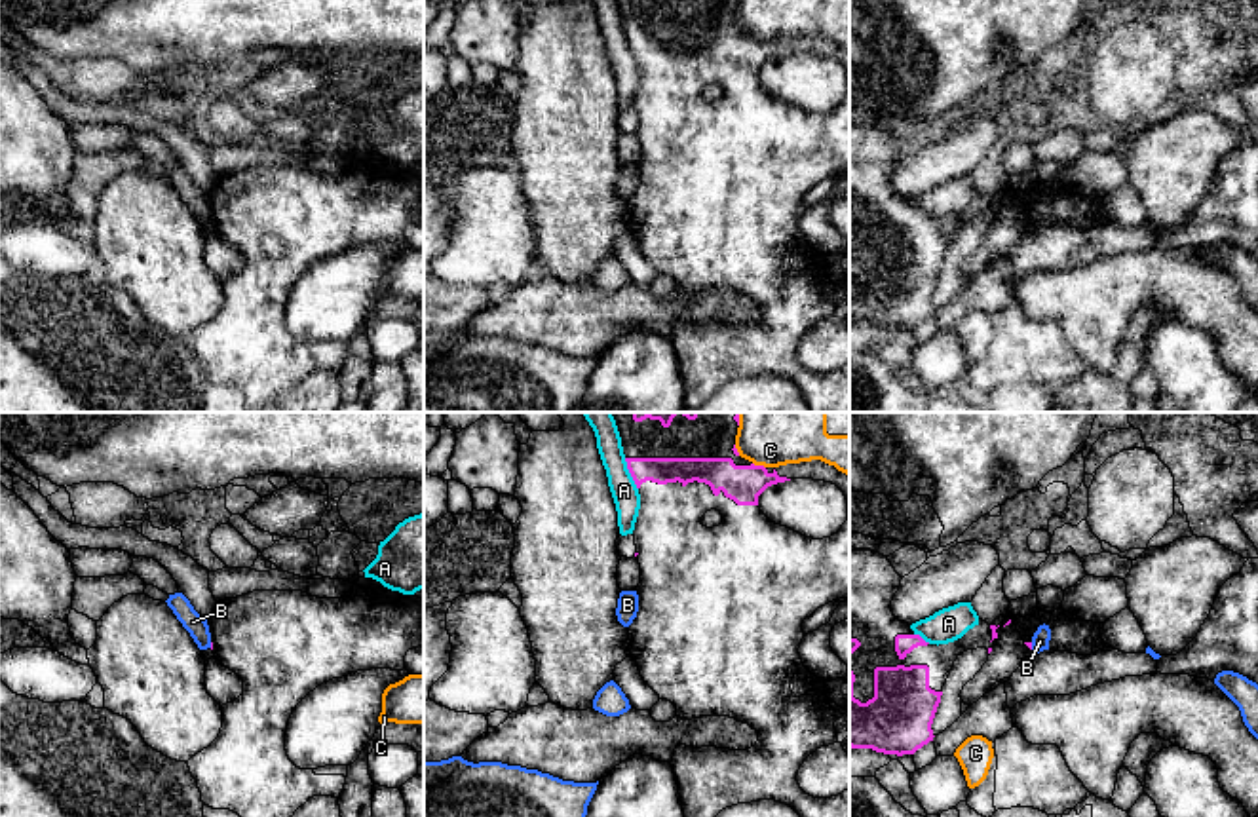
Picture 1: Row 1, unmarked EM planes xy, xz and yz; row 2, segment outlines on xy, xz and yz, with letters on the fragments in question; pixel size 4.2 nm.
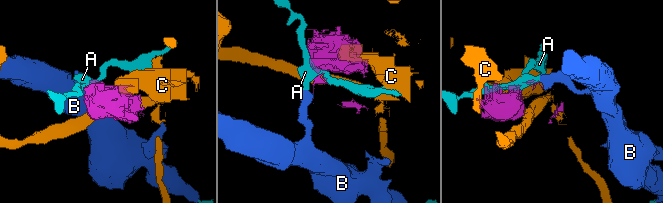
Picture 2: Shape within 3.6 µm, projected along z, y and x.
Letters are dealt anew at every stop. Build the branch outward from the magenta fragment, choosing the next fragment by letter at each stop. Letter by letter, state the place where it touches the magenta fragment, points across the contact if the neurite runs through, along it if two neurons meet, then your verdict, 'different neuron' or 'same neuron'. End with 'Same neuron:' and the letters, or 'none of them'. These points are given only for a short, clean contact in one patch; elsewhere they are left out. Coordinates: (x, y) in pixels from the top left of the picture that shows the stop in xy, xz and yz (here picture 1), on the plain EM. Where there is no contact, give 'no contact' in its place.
A: xz (629, 46) | different neuron
B: yz (1030, 221) | along yz (1030, 217), (1032, 223) | different neuron
C: xz (759, 40) | along xz (753, 37), (764, 42) | different neuron
Same neuron: none of them

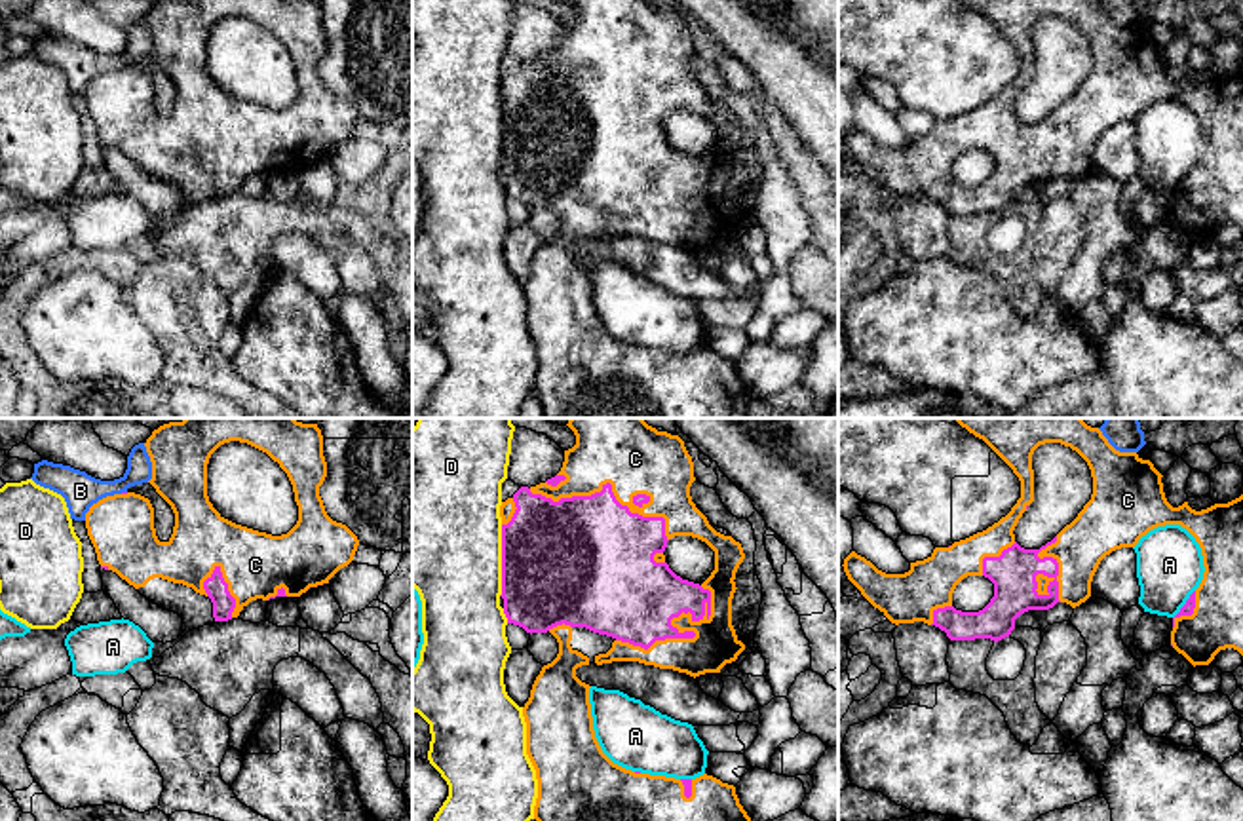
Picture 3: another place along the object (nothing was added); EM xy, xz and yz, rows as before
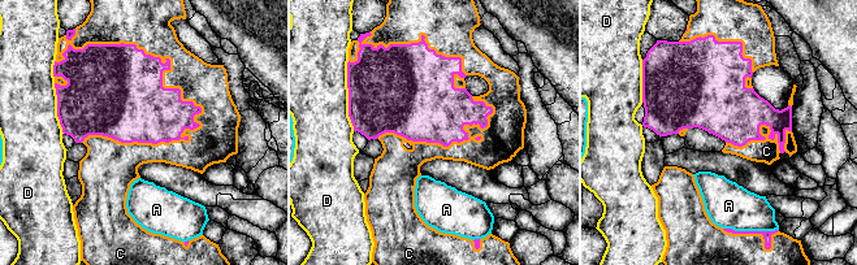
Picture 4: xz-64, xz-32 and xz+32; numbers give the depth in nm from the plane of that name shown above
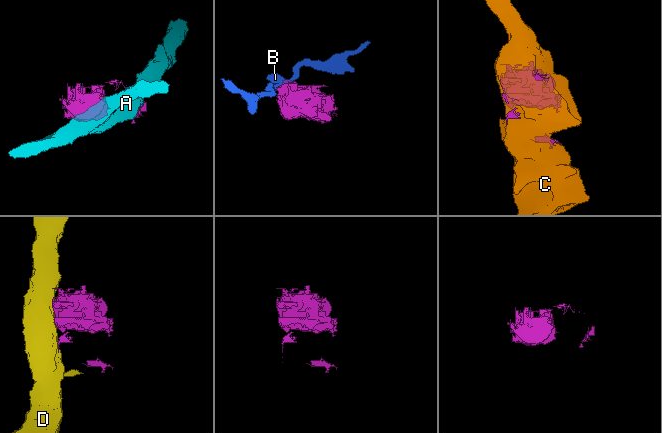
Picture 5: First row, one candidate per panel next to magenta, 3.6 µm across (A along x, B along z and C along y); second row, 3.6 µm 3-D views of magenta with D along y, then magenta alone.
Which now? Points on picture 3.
A: yz (1185, 179) | along yz (1194, 164), (1173, 192) | different neuron
B: xy (122, 67) | different neuron
C: xz (692, 206) | same neuron
D: xz (502, 135) | different neuron
Same neuron: C

